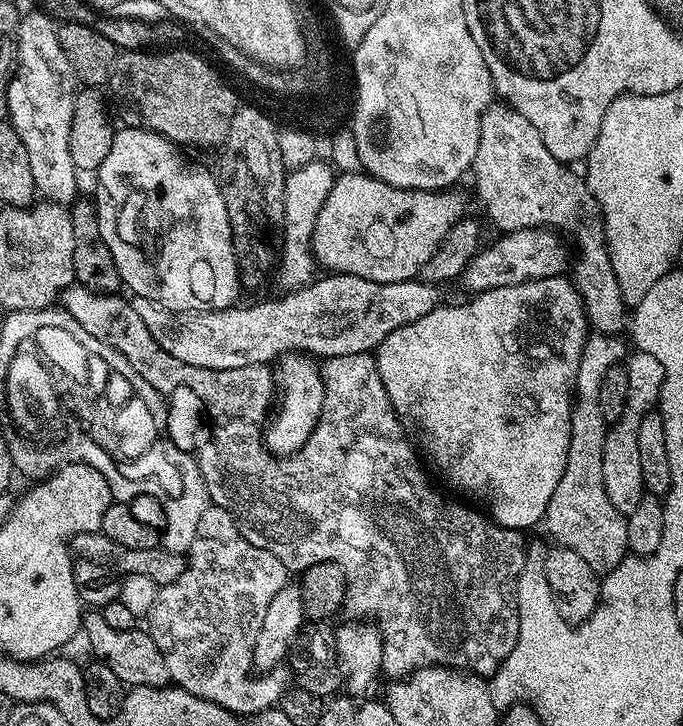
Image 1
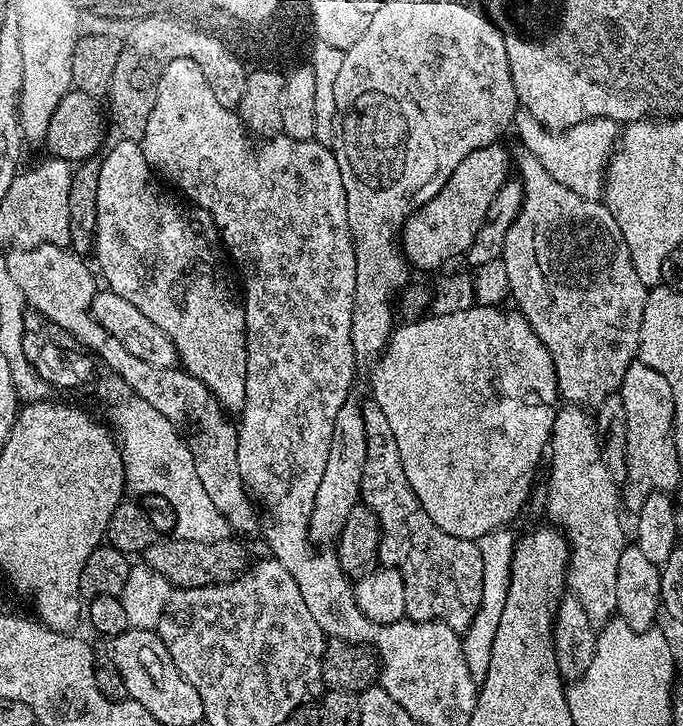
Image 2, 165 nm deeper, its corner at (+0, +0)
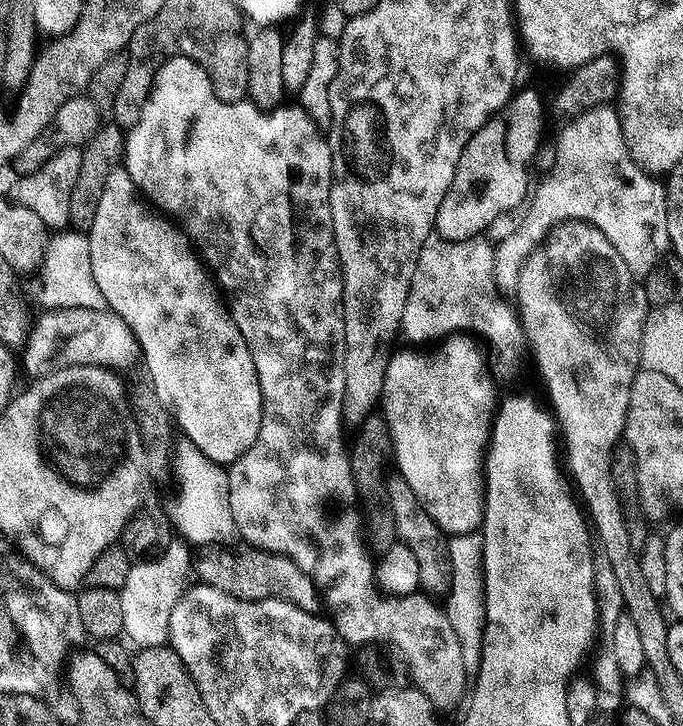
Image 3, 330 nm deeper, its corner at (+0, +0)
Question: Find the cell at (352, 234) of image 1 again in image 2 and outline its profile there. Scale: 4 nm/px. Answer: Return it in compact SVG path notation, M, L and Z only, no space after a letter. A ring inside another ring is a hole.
M500 142L488 144L466 154L466 158L458 162L458 170L450 174L446 186L404 221L402 251L413 269L428 272L442 267L451 256L460 258L468 251L478 230L488 221L488 211L498 198L498 190L510 179L510 156L508 160L508 152L502 145Z

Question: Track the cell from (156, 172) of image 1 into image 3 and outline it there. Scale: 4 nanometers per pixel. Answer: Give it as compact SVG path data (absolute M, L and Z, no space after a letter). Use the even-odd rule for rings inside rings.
M123 166L113 168L112 173L106 178L106 186L102 186L102 198L98 198L98 211L94 213L94 226L86 234L90 242L90 267L94 270L94 282L98 282L98 290L102 290L102 298L105 305L111 311L120 316L126 326L135 334L137 342L140 344L140 355L142 364L148 367L147 379L150 381L152 389L158 394L158 398L168 407L168 411L174 417L174 424L182 431L183 439L189 440L206 458L210 458L221 466L230 466L258 438L258 430L262 426L262 390L258 382L258 374L254 366L254 358L246 346L240 331L236 329L236 323L232 321L229 309L222 299L221 289L215 279L210 275L203 259L198 255L193 243L184 233L179 224L173 222L169 217L153 210L142 199L136 191L136 183L130 178L130 174Z

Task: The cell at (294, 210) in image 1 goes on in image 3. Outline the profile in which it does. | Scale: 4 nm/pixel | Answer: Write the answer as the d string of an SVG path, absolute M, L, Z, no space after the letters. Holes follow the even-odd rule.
M169 56L158 70L156 85L148 96L146 106L142 110L142 118L136 125L127 129L124 141L124 158L122 166L136 183L136 191L149 205L155 206L163 215L171 218L183 228L184 233L192 241L197 253L210 269L217 285L226 293L230 301L230 315L236 323L236 329L242 334L250 354L254 358L254 366L258 374L258 382L262 390L262 426L258 430L258 438L250 450L241 454L227 469L228 493L230 494L230 514L234 514L236 531L251 547L261 548L274 554L282 554L290 558L319 588L323 603L329 608L330 619L336 626L336 632L344 637L349 645L372 646L379 642L384 646L397 649L408 663L410 680L415 687L427 694L437 709L452 708L466 696L470 677L466 674L466 666L462 662L462 646L458 646L458 638L454 634L454 626L450 626L450 618L443 607L440 608L435 599L411 592L408 596L389 596L378 587L374 575L374 556L366 539L366 528L362 523L362 501L356 489L356 479L352 477L352 458L350 448L344 445L344 387L346 386L346 370L344 369L344 273L341 271L340 250L336 245L336 234L332 225L330 210L330 194L332 193L332 151L328 149L325 133L319 130L307 111L301 106L281 106L262 110L257 104L247 99L231 104L216 97L206 70L189 56Z

